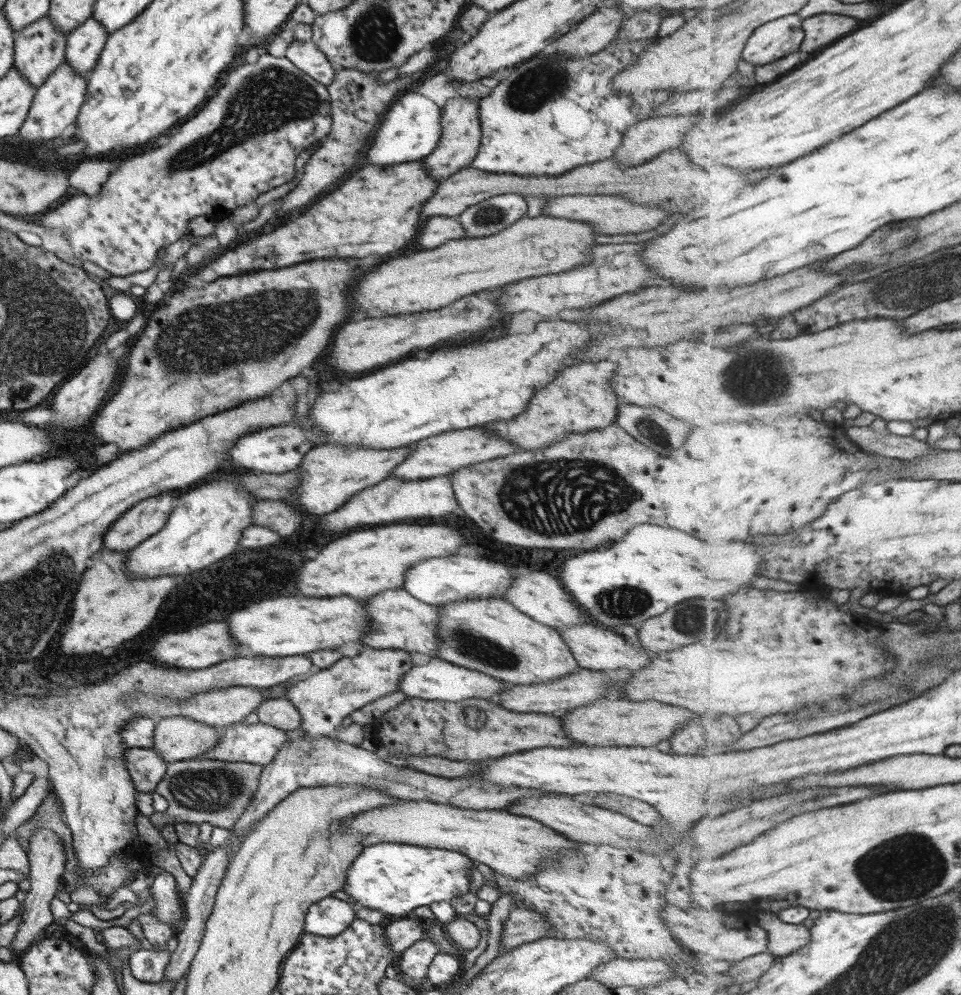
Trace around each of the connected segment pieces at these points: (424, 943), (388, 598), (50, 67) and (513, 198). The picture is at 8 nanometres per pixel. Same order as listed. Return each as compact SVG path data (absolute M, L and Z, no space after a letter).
M422 939L411 944L398 957L397 970L399 974L406 974L415 979L424 978L430 963L439 953L439 948L435 942Z
M403 588L385 590L371 596L367 602L367 613L371 618L371 630L359 640L363 647L400 649L408 653L422 653L436 659L437 646L441 643L437 635L439 608L415 599Z
M48 15L38 19L36 22L25 26L17 31L14 37L14 64L19 73L29 80L36 88L65 62L65 52L68 33L58 30L52 23Z
M501 194L464 209L458 218L463 229L466 229L464 238L484 238L499 234L526 216L527 212L528 204L523 195Z

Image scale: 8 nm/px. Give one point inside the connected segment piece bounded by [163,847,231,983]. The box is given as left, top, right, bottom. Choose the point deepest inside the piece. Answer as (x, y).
(198, 903)

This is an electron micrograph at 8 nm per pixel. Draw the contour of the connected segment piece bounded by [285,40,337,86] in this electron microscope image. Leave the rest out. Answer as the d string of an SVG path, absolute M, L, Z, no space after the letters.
M312 40L292 41L286 49L285 57L296 68L303 70L324 86L328 86L330 81L334 80L337 67L326 58L326 55Z

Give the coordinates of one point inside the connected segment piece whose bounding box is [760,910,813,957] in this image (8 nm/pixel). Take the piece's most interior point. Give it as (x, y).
(785, 938)

